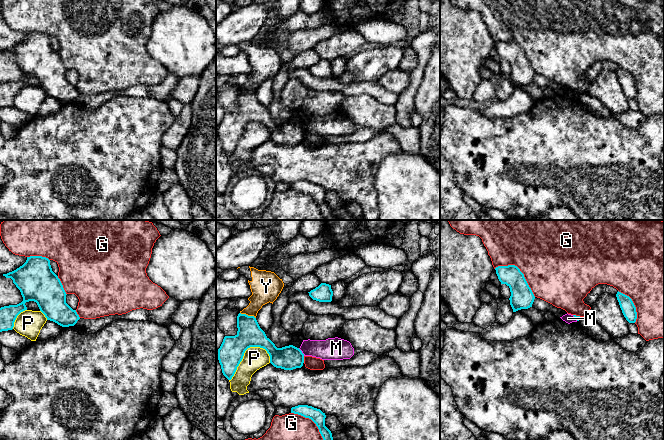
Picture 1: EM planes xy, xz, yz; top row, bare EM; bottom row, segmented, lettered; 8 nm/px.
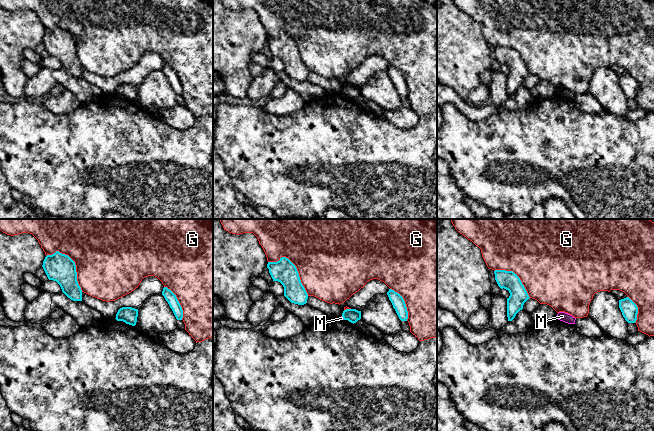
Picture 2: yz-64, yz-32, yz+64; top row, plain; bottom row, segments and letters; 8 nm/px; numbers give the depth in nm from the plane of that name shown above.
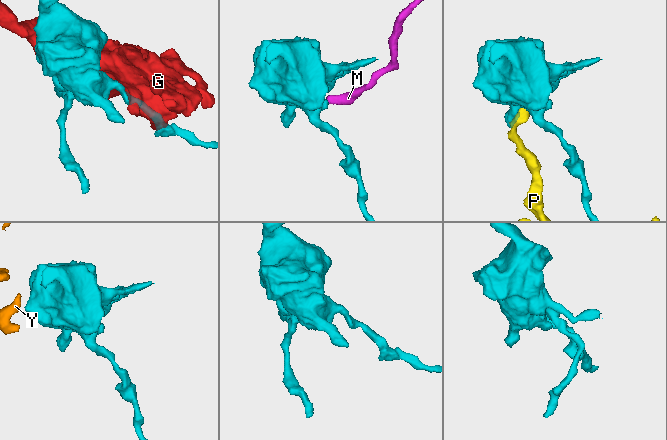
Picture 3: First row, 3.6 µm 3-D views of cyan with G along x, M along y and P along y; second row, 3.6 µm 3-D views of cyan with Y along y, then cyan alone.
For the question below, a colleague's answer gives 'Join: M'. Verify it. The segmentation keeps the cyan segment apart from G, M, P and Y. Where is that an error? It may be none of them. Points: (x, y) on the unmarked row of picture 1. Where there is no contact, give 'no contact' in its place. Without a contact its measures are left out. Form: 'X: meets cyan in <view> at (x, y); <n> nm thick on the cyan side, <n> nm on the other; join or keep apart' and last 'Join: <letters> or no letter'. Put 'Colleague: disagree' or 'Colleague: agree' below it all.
G: meets cyan in yz at (519, 46); 190 nm thick on the cyan side, 480 nm on the other; keep apart
M: meets cyan in xz at (301, 128); 190 nm thick on the cyan side, 180 nm on the other; keep apart
P: meets cyan in xz at (243, 131); 200 nm thick on the cyan side, 180 nm on the other; keep apart
Y: meets cyan in xz at (247, 91); 200 nm thick on the cyan side, 220 nm on the other; keep apart
Join: no letter
Colleague: disagree

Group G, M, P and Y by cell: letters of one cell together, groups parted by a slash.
G / M / P / Y

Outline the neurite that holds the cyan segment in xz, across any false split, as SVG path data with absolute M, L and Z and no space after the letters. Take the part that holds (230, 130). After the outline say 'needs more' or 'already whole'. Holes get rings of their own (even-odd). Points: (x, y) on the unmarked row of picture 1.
M239 89L237 104L237 110L225 112L218 125L222 149L228 156L232 155L245 127L250 123L265 125L270 132L270 139L276 144L293 146L303 142L302 127L293 121L277 124L260 104L254 92Z | already whole

